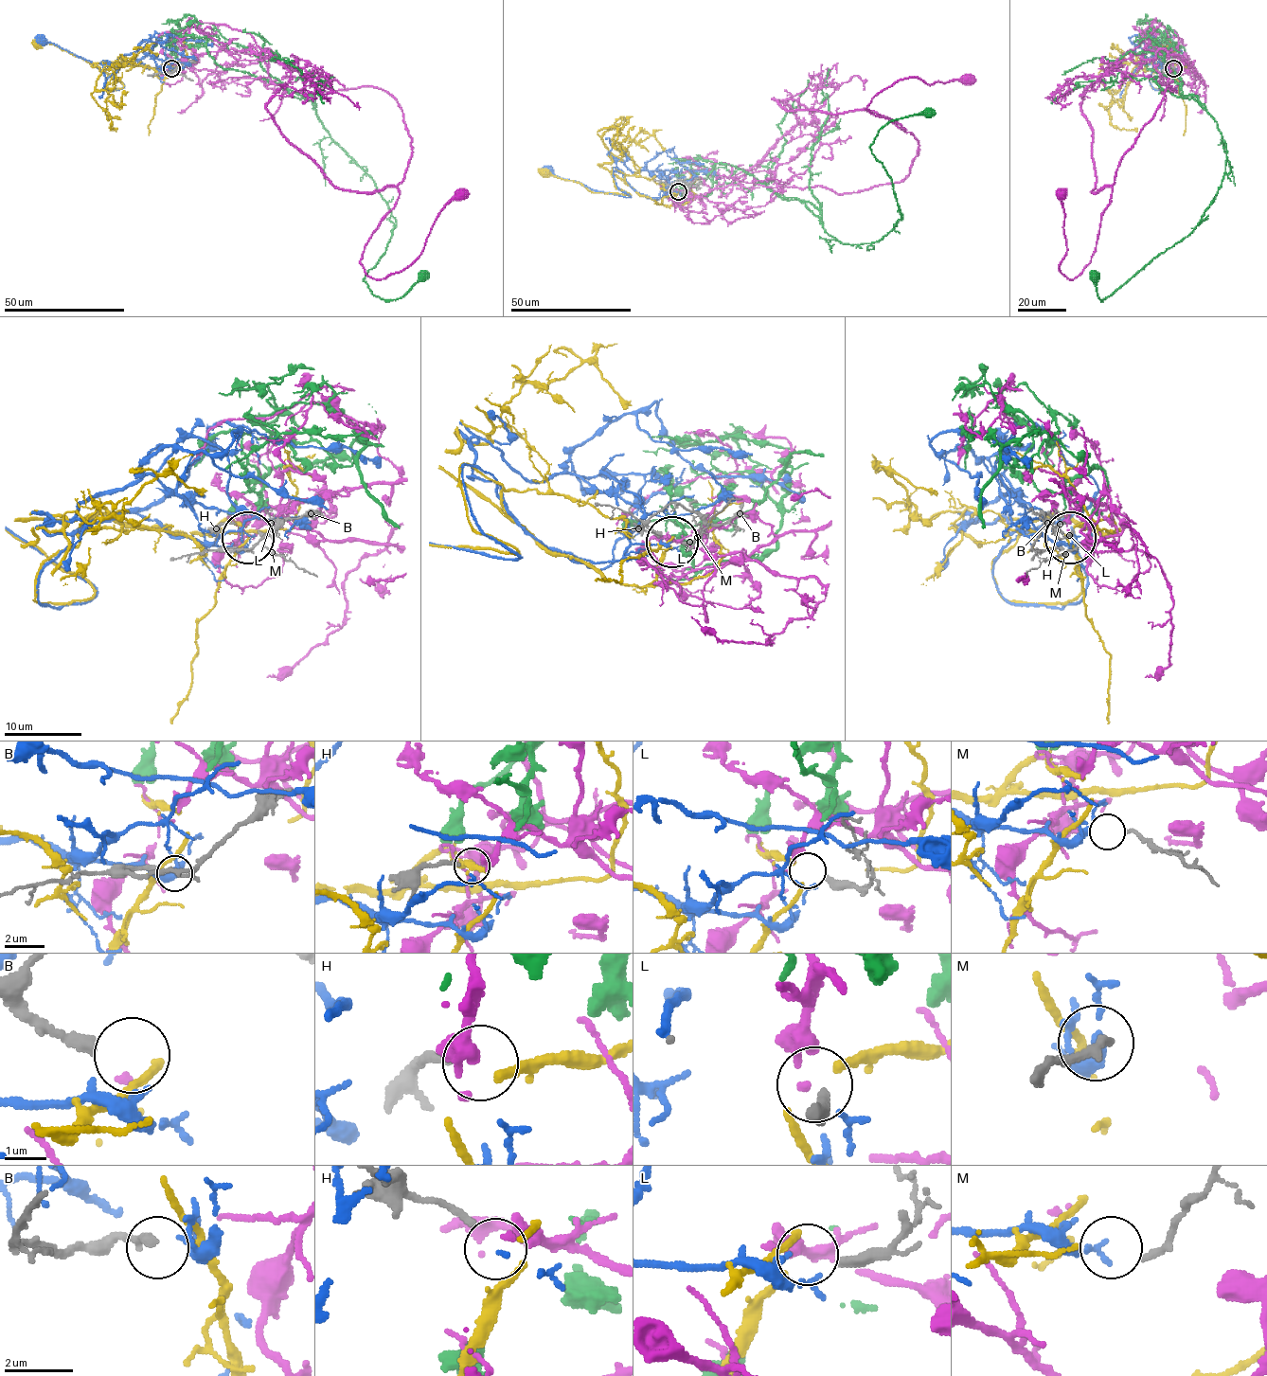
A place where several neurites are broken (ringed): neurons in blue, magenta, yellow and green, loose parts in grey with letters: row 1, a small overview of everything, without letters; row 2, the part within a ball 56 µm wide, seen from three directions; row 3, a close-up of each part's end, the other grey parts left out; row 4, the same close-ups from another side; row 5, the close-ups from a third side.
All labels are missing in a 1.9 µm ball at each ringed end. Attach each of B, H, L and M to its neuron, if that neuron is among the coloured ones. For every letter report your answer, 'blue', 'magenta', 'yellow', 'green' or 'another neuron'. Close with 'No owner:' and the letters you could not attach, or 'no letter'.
B: another neuron
H: magenta
L: yellow
M: blue
No owner: B

